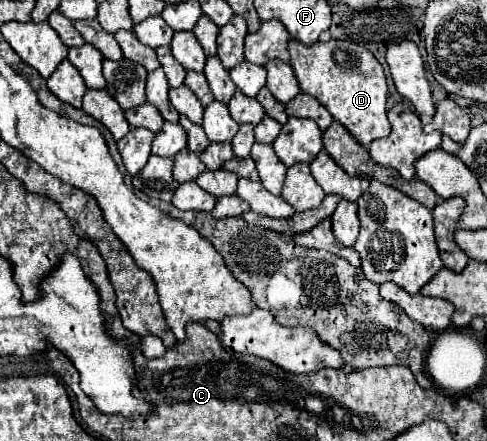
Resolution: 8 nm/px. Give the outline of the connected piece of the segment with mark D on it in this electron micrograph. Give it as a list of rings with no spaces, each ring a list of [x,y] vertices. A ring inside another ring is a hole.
[[[297,40],[289,42],[289,64],[297,76],[301,90],[317,98],[335,120],[339,120],[365,148],[377,140],[389,136],[389,120],[385,112],[387,82],[383,66],[363,46],[349,40],[329,40],[305,46]]]

